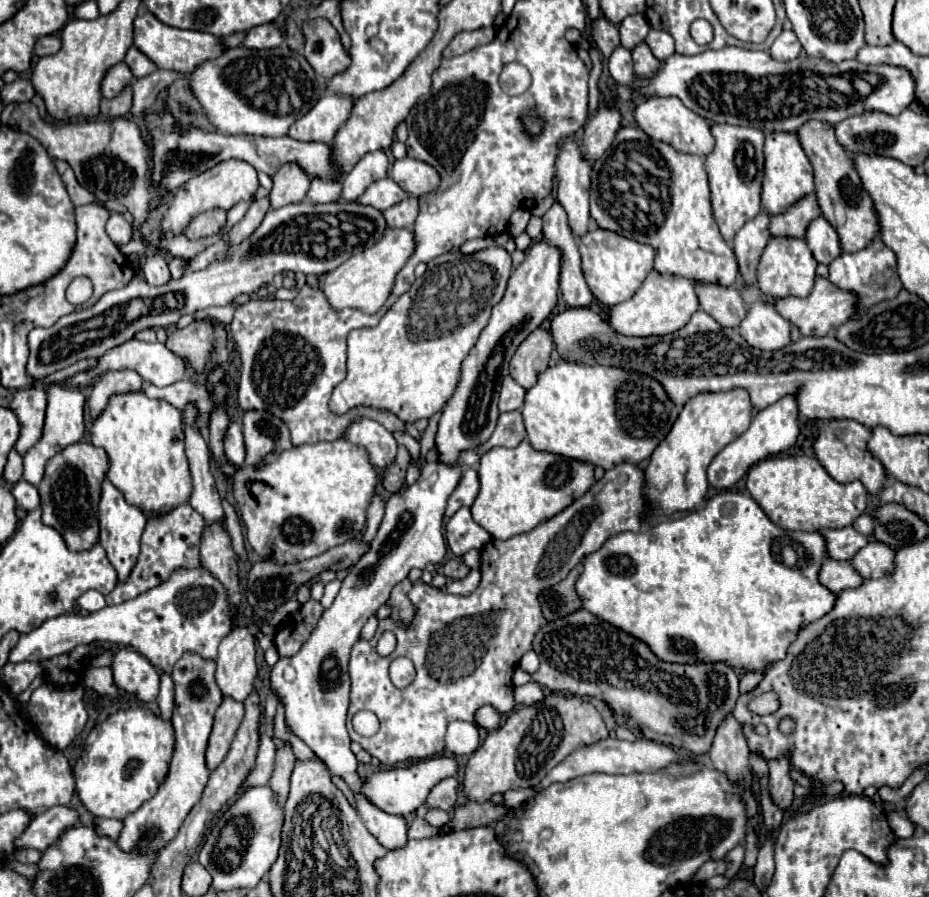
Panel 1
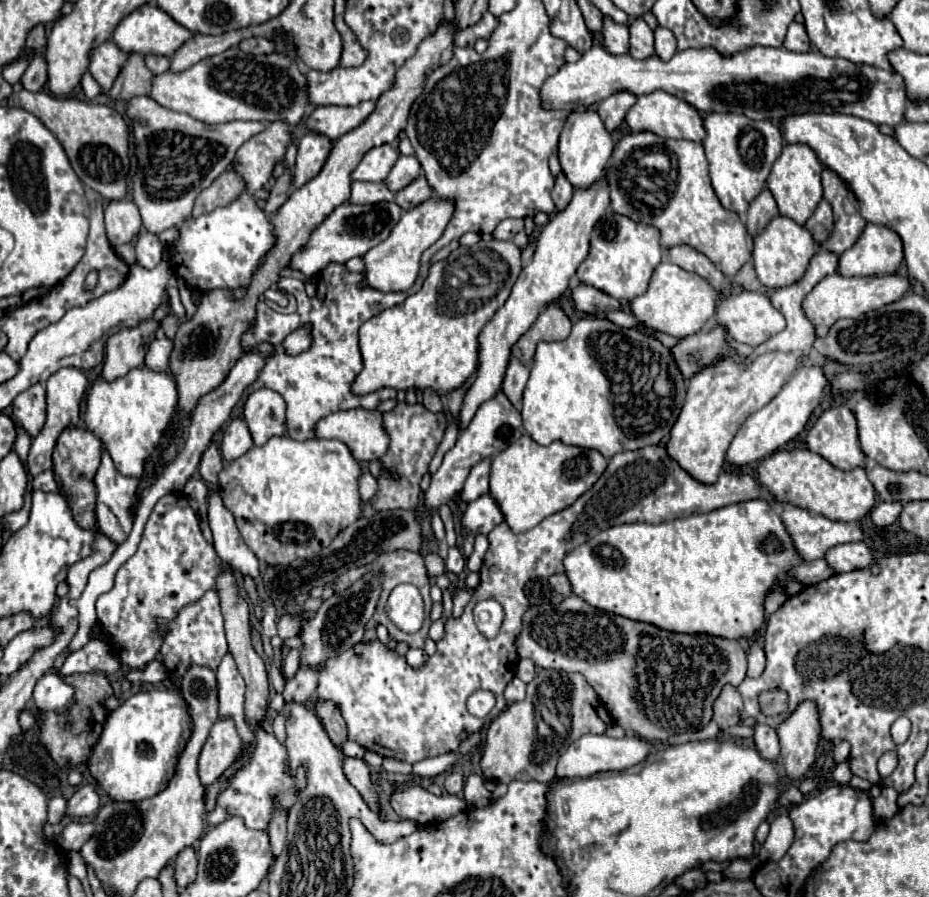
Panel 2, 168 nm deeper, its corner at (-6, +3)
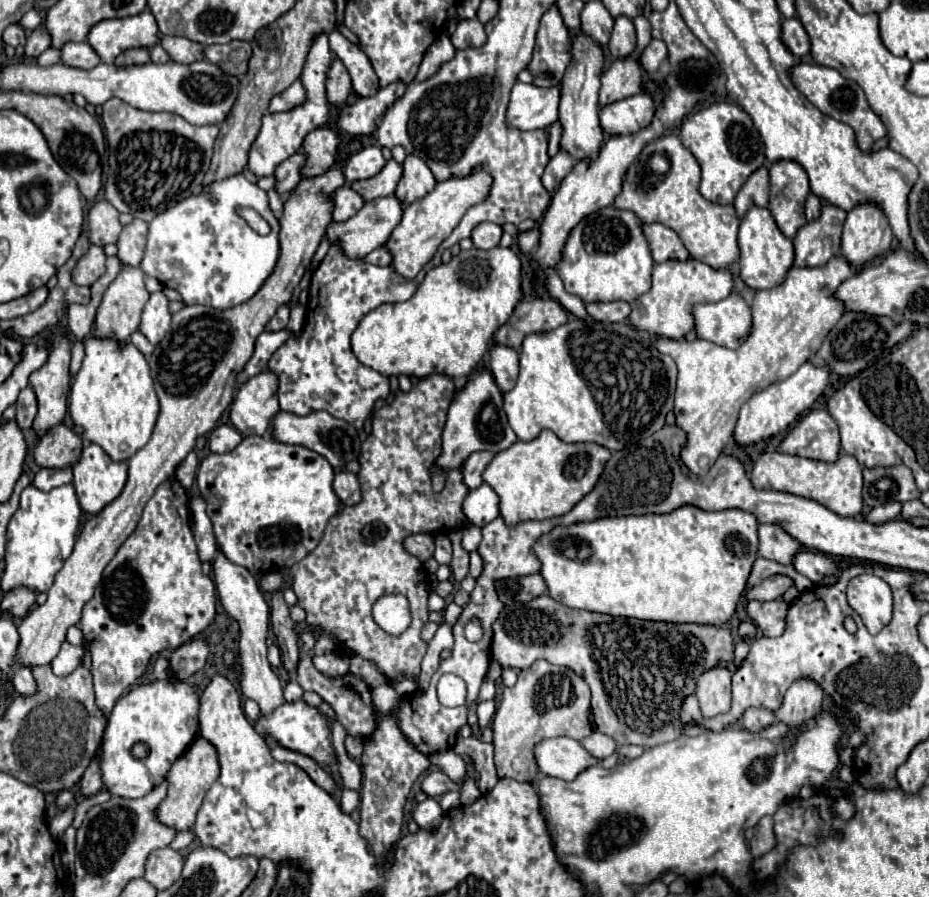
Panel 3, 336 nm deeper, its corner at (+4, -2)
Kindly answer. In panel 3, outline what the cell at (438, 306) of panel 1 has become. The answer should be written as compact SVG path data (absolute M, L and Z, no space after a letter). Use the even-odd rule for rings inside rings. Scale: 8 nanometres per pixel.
M492 248L492 250L462 250L448 264L432 268L424 282L418 286L416 294L398 304L380 304L368 312L352 334L352 352L356 358L384 376L416 376L424 378L432 372L444 372L446 376L460 378L474 372L480 360L488 352L488 344L494 332L510 318L516 304L522 300L522 262L512 248Z

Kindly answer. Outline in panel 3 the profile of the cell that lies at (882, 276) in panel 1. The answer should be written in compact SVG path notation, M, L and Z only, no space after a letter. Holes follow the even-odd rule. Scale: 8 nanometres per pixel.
M872 202L856 204L846 212L842 234L842 258L854 266L876 260L892 244L892 228L880 206Z

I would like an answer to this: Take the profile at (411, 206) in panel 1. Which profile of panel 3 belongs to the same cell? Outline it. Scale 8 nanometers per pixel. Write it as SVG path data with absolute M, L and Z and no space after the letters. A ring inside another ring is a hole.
M408 154L402 168L404 168L404 174L396 186L396 196L404 200L404 204L424 198L436 186L434 174L430 172L428 164L422 158Z

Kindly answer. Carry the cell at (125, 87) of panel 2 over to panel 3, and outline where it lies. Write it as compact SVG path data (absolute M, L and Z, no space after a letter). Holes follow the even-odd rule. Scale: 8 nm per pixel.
M130 48L124 50L118 58L116 64L124 66L124 64L148 64L150 62L150 48Z

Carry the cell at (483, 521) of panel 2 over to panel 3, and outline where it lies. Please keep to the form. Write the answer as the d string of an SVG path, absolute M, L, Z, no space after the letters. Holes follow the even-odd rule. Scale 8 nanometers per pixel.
M482 484L476 490L470 490L470 494L464 500L464 514L474 526L484 526L492 522L500 512L498 512L498 494L488 486Z

